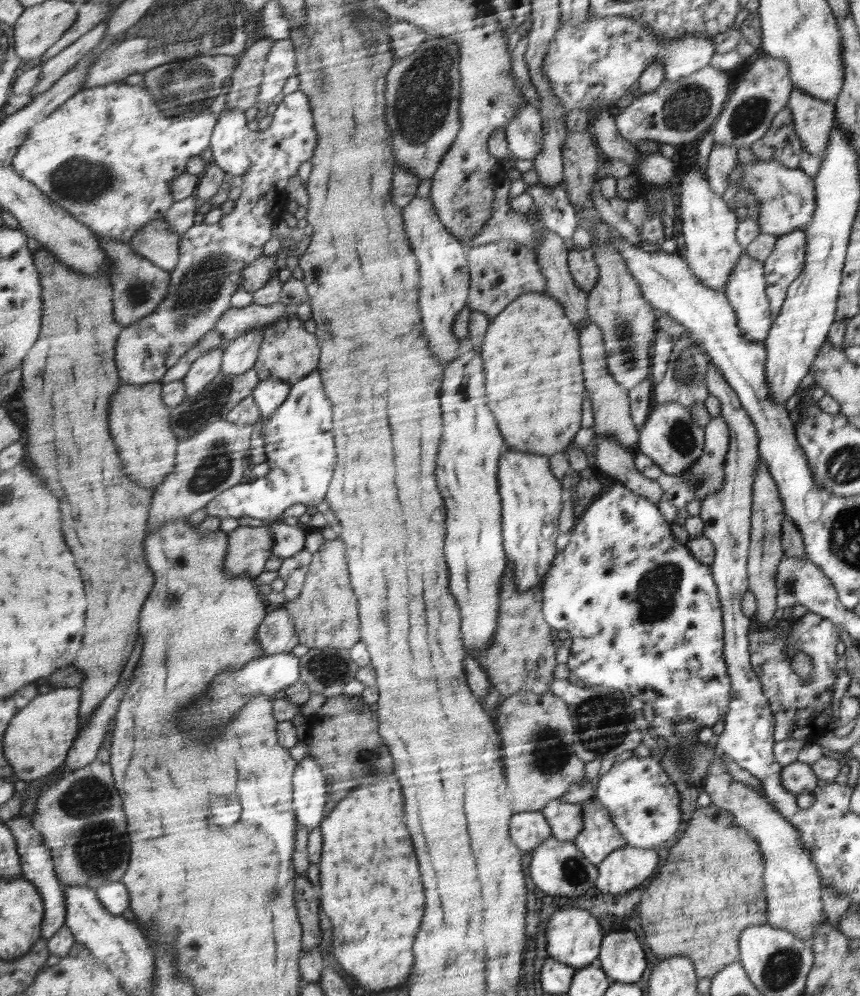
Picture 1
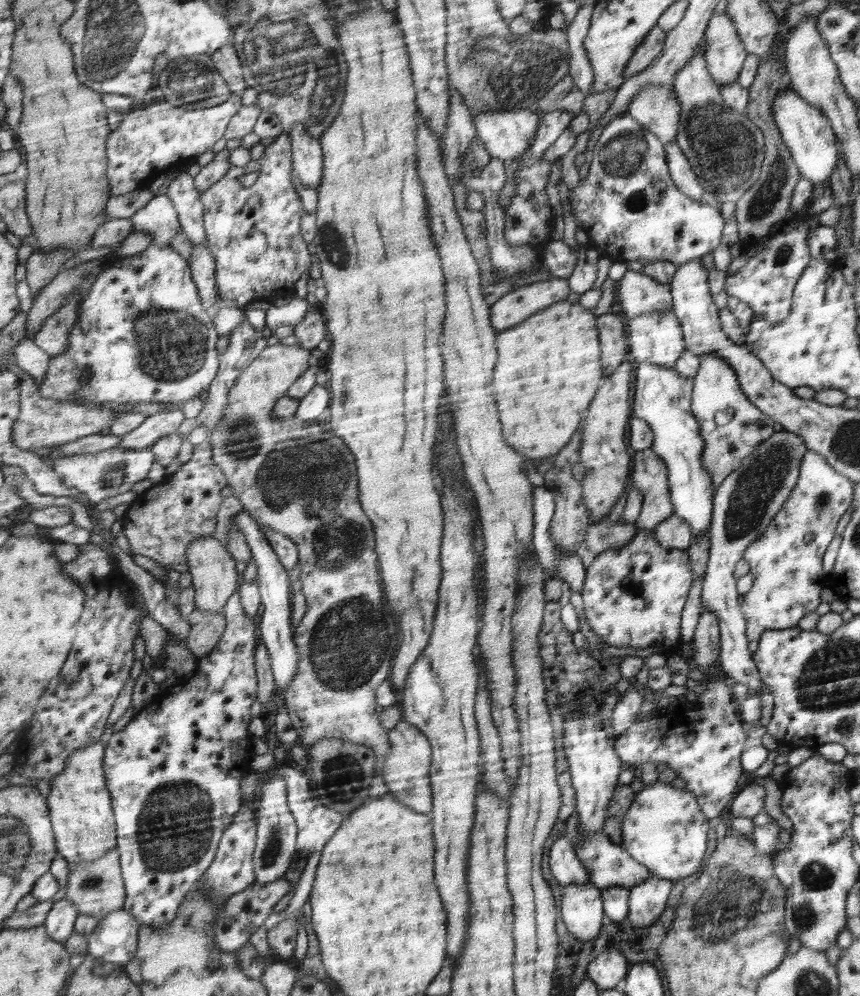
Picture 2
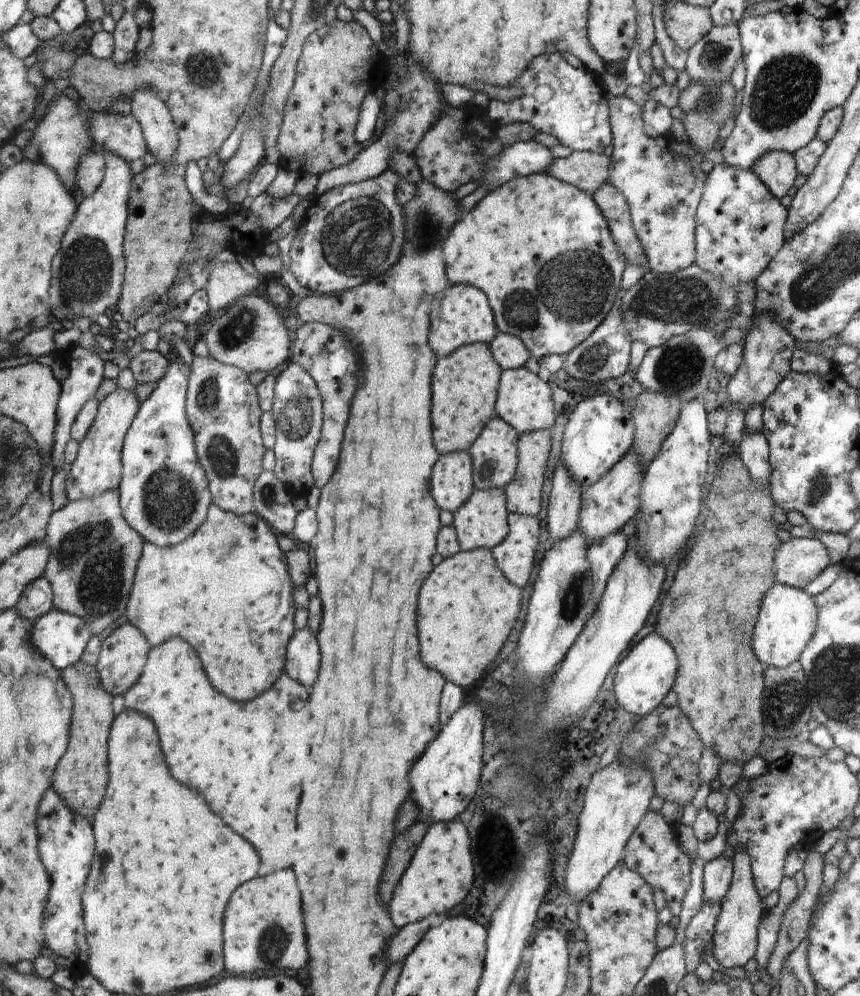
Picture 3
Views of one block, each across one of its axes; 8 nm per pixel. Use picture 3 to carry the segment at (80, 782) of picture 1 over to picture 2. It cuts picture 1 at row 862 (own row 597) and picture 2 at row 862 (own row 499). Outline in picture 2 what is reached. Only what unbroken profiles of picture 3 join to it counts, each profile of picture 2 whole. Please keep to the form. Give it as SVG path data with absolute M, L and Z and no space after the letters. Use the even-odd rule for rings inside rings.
M119 848L111 850L106 856L102 856L95 862L84 862L83 864L71 866L69 888L65 898L74 901L78 905L81 914L92 914L101 919L105 919L114 911L124 909L129 894L123 876Z

